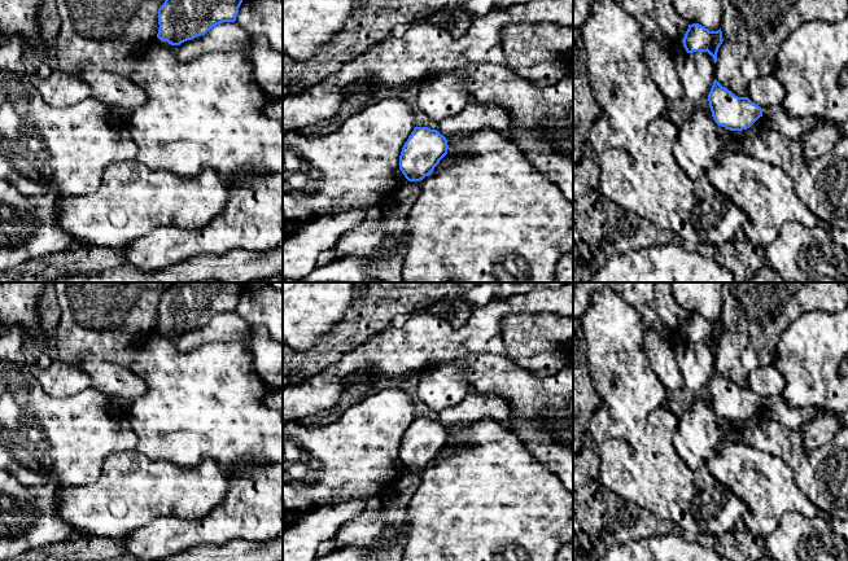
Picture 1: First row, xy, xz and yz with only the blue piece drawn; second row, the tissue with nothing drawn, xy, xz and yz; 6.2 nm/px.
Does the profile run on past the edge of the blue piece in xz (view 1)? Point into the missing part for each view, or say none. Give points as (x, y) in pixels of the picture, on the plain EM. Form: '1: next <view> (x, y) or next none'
1: next none

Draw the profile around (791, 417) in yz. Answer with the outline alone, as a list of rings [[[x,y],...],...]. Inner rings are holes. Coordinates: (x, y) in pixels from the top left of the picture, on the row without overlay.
[[[774,395],[762,402],[762,407],[769,411],[773,420],[778,421],[786,428],[797,430],[808,421],[810,421],[816,411],[812,408],[790,407],[781,395]]]

